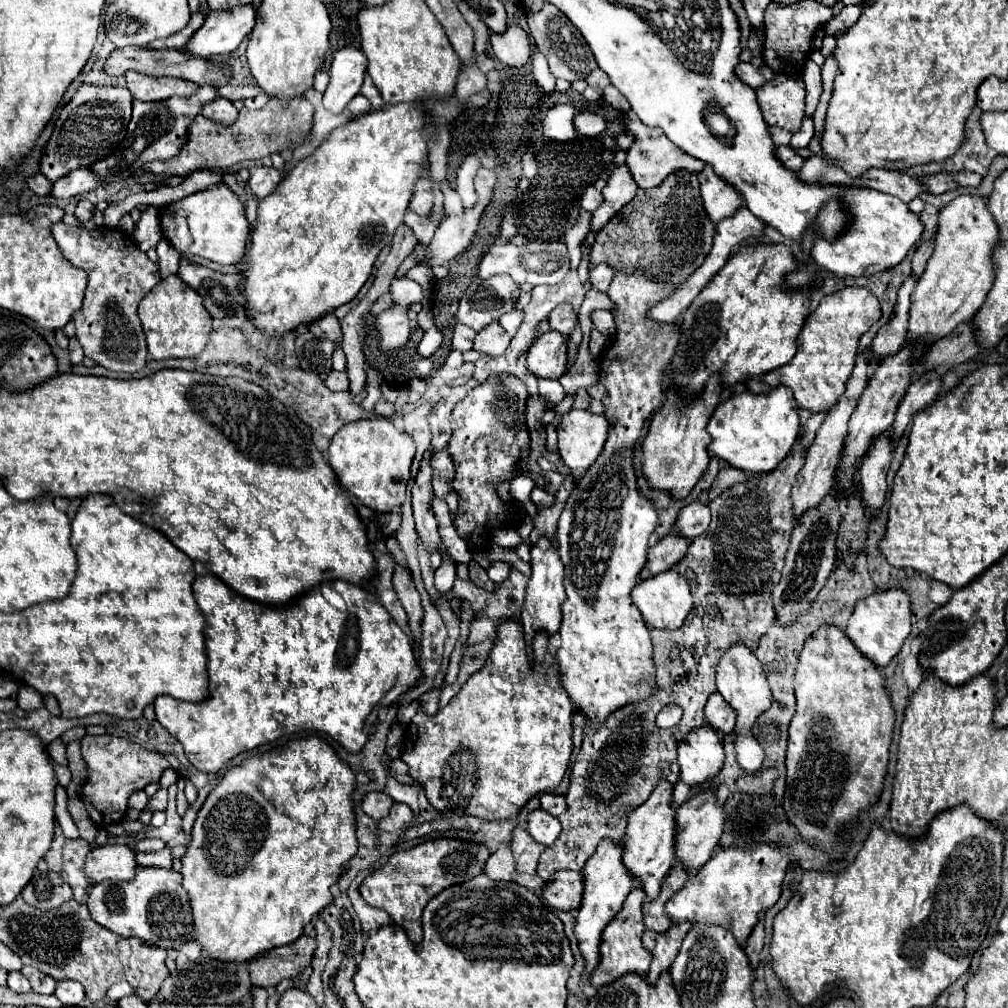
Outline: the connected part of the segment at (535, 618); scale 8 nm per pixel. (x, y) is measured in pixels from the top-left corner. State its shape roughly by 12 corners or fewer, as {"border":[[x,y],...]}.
{"border":[[547,535],[531,547],[521,611],[531,655],[535,631],[559,631],[565,599],[559,549]]}

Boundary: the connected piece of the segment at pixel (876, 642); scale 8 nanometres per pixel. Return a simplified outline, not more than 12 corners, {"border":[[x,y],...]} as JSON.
{"border":[[903,587],[861,599],[845,633],[885,667],[911,633]]}

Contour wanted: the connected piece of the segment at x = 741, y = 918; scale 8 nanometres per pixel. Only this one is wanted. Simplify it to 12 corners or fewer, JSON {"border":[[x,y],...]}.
{"border":[[791,845],[717,847],[667,901],[673,923],[743,947],[781,895]]}

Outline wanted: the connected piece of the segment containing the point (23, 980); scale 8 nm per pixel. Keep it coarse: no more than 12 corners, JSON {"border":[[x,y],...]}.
{"border":[[11,971],[7,985],[15,993],[31,991],[21,971]]}

